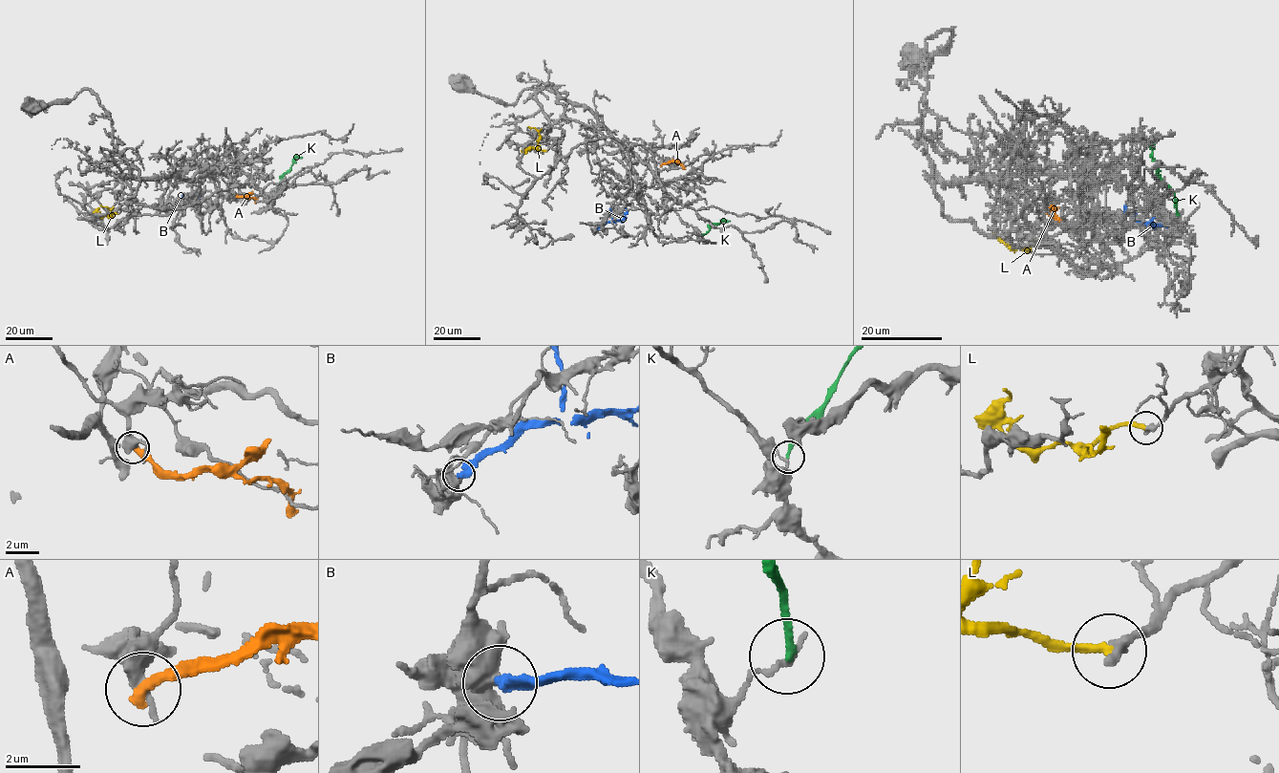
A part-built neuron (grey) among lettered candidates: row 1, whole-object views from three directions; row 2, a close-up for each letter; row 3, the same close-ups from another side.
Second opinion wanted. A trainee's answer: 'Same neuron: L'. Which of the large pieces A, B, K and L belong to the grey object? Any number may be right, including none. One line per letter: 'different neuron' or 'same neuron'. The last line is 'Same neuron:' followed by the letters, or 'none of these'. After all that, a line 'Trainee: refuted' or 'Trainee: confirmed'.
A: different neuron
B: different neuron
K: different neuron
L: same neuron
Same neuron: L
Trainee: confirmed

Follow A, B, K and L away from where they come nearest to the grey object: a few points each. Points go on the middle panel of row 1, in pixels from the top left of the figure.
A: (661, 165), (678, 161), (684, 168)
B: (597, 228), (611, 220), (622, 220), (625, 215), (625, 203)
K: (698, 235), (705, 234), (713, 225), (730, 221)
L: (545, 151), (537, 148), (540, 135), (535, 128), (528, 127)

